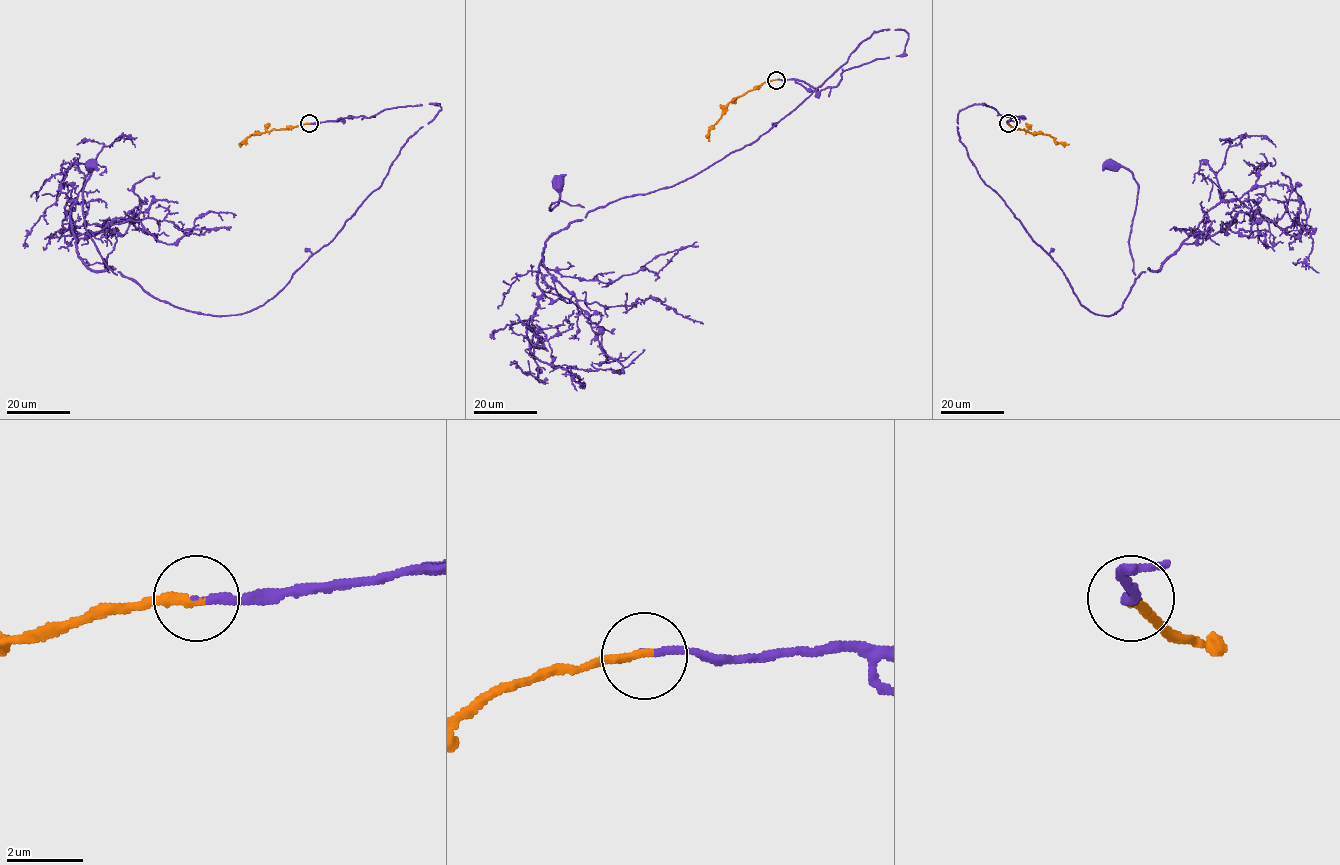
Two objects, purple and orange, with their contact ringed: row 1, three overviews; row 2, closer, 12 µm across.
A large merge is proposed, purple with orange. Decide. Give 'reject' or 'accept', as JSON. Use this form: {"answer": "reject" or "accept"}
{"answer": "accept"}

